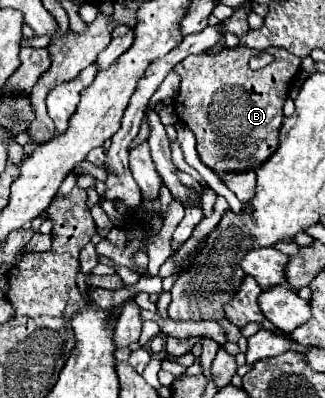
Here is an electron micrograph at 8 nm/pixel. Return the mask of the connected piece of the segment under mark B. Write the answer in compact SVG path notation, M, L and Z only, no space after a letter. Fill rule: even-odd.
M224 46L216 54L208 54L208 52L192 54L172 68L180 76L180 90L174 102L178 104L176 112L180 120L196 134L196 148L200 160L206 166L210 166L214 172L226 172L226 170L240 172L246 168L256 168L278 146L278 130L284 120L282 106L288 98L290 82L300 70L300 58L284 48L270 48L270 54L274 54L276 60L262 70L248 68L248 60L250 56L254 56L254 50L246 46L236 46L236 48Z

